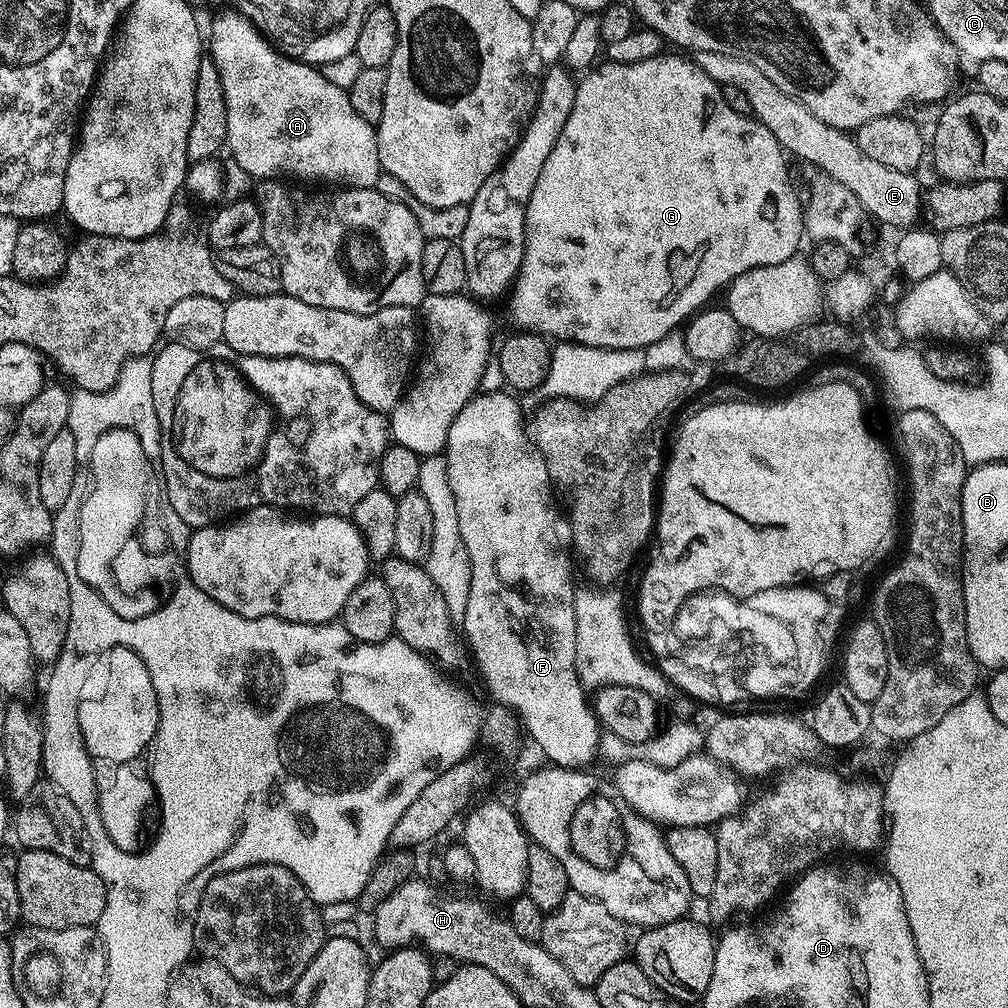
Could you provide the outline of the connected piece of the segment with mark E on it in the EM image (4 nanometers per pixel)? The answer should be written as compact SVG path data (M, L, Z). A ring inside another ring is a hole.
M702 50L695 53L696 65L708 75L715 84L721 86L738 86L743 90L746 99L750 101L752 115L778 138L781 148L789 157L797 156L808 164L813 164L814 169L828 175L835 182L850 190L858 198L867 215L872 220L881 220L897 230L911 229L918 220L922 210L922 187L915 179L913 173L902 170L890 170L890 166L882 166L874 158L862 154L855 139L845 129L835 128L822 118L818 118L802 102L798 102L790 94L778 90L758 66L746 62L746 58L734 58L734 54L718 54L714 50Z

